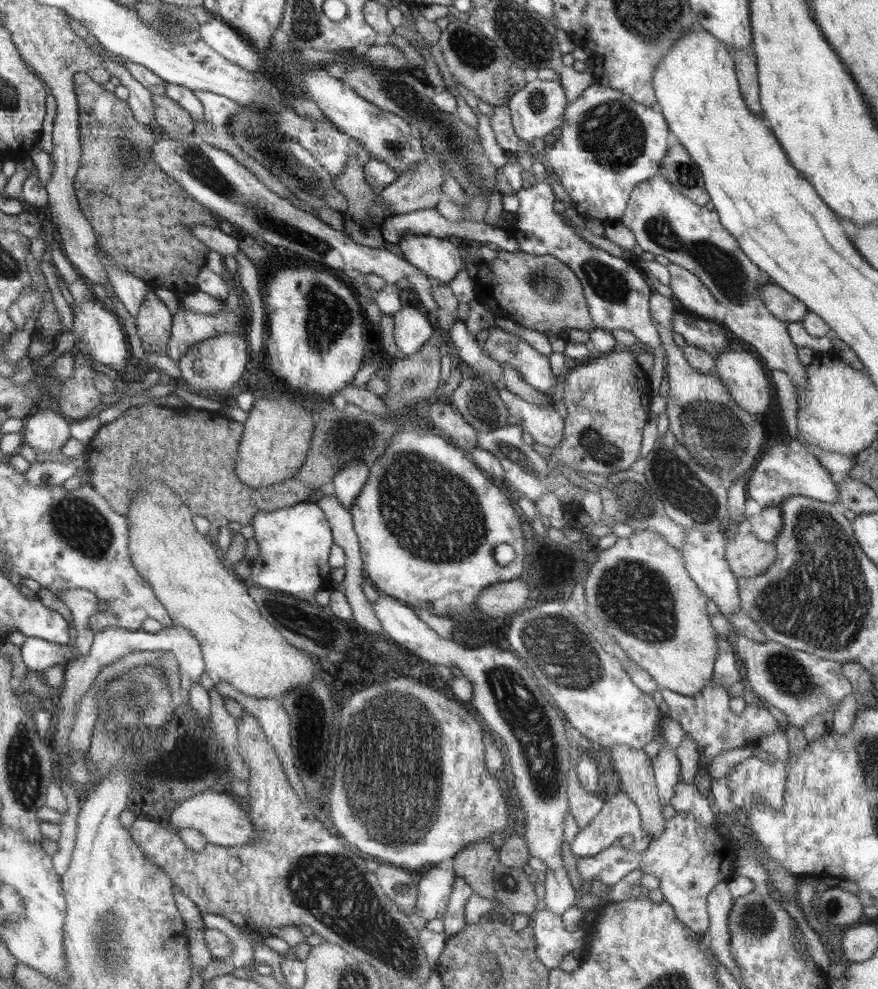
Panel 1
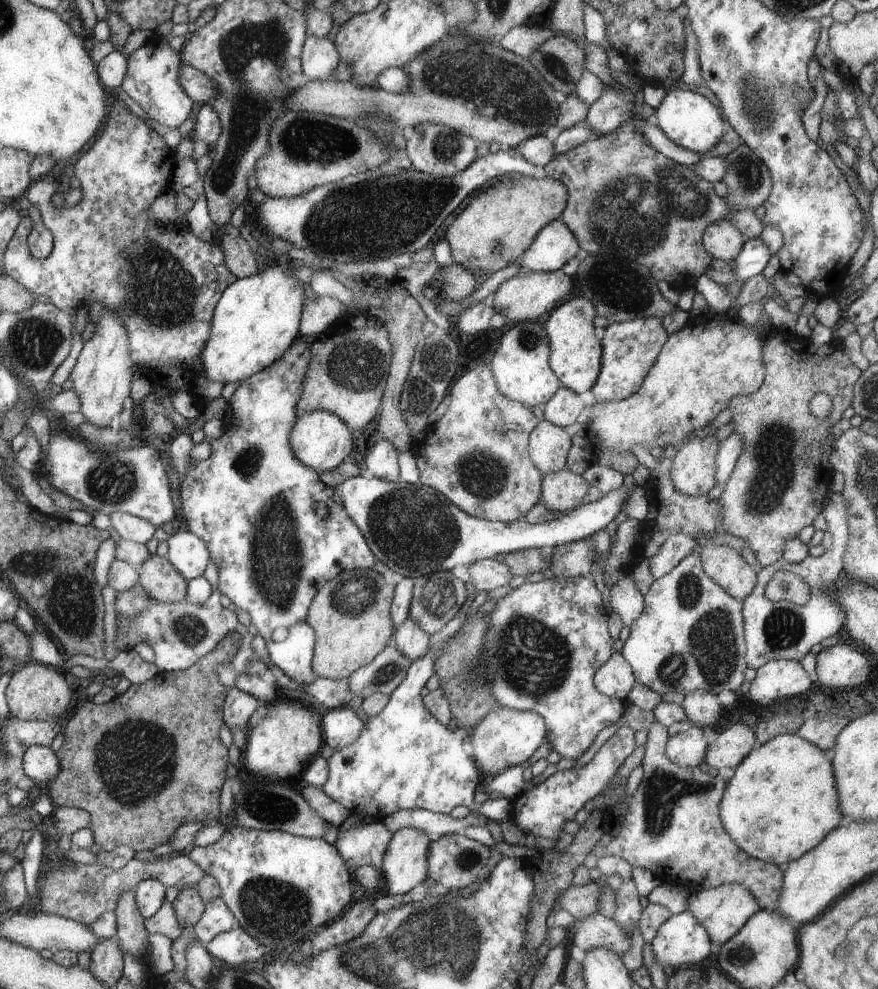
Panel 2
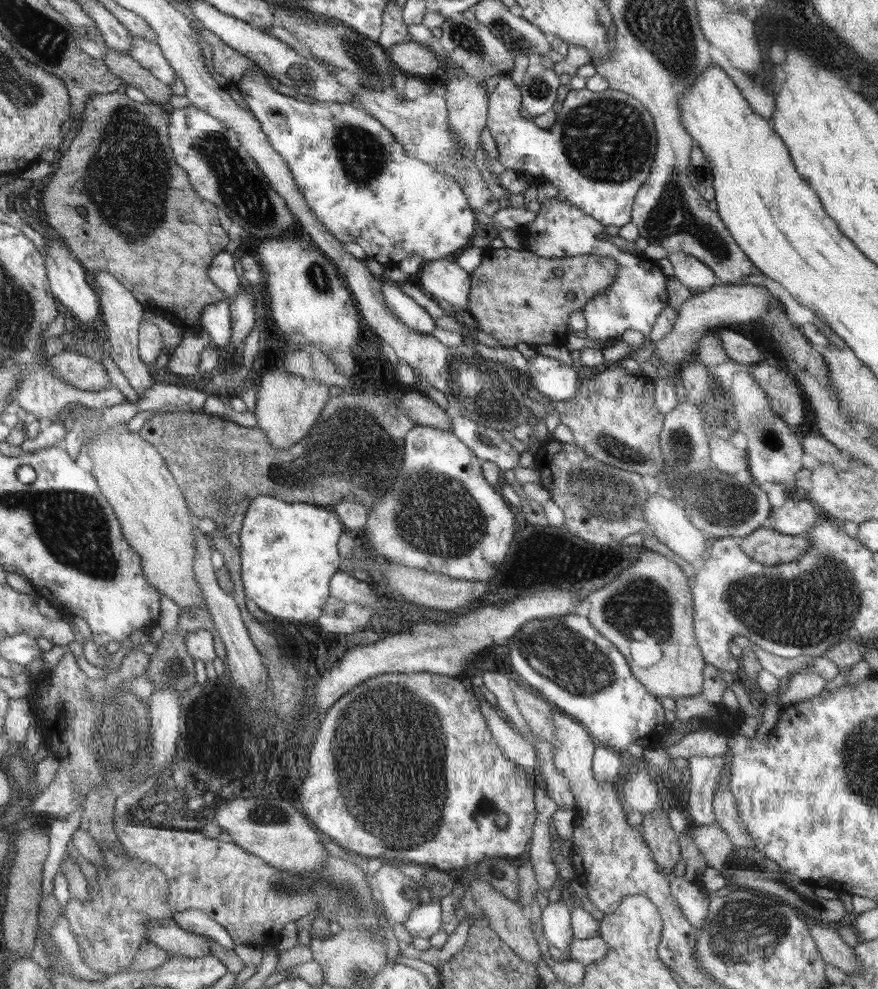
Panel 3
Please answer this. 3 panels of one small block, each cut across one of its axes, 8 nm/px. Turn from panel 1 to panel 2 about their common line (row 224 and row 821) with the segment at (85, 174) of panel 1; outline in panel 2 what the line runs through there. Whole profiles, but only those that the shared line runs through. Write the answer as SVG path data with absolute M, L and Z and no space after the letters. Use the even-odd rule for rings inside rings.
M232 632L210 651L208 655L199 662L187 668L185 671L158 673L153 679L145 683L136 683L130 686L126 692L116 695L110 702L97 705L92 700L87 700L74 712L66 732L64 732L64 745L57 750L61 759L60 774L45 785L46 794L56 807L78 807L90 813L91 821L89 827L96 837L95 843L100 845L102 851L111 851L117 846L128 846L133 850L150 850L170 843L174 831L178 827L188 823L203 822L205 826L213 826L218 822L218 796L226 780L226 768L228 768L228 746L224 746L218 738L218 732L222 728L222 706L225 706L225 698L228 689L221 683L217 675L218 665L228 665L239 651L240 637Z

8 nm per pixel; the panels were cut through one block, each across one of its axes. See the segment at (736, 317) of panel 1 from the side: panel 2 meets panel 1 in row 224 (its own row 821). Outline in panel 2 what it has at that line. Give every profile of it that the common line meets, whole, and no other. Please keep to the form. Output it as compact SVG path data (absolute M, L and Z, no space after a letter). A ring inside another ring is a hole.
M655 720L648 731L645 755L641 762L643 783L634 793L620 834L614 837L606 847L599 844L594 846L591 854L596 855L598 859L601 856L619 856L633 867L648 868L662 882L680 884L685 888L697 885L702 889L719 887L723 884L740 885L755 896L760 909L776 911L785 882L784 868L754 859L732 840L721 819L721 800L725 794L727 782L719 774L717 776L709 774L705 767L687 769L674 764L665 752L668 739L667 728Z

